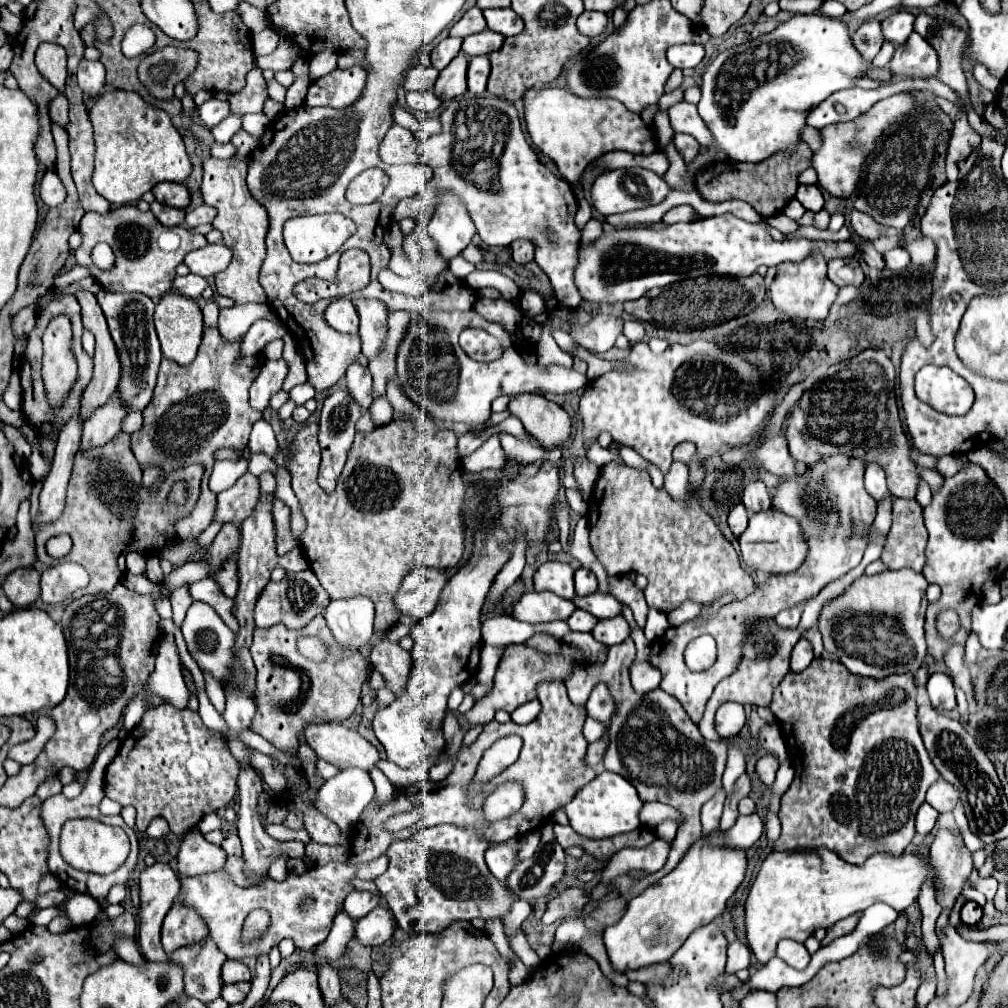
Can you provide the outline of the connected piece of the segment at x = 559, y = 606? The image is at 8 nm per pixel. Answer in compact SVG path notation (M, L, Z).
M528 591L516 603L512 617L526 623L550 623L556 619L566 621L576 611L572 601L566 601L550 591Z

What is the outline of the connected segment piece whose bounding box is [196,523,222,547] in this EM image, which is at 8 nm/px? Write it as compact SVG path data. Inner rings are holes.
M212 523L212 525L210 525L210 527L208 527L208 529L206 529L206 531L204 531L204 533L202 533L198 539L196 539L196 543L198 543L200 547L208 547L208 545L214 541L214 537L218 535L220 527L222 527L222 525L216 525L216 523Z

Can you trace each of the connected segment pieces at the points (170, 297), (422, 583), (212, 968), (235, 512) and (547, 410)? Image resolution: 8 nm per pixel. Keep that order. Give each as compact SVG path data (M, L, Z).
M168 291L156 305L154 311L154 325L156 325L156 333L160 339L160 347L162 347L162 355L178 365L188 365L194 361L200 341L202 341L202 311L196 305L196 301L188 299L188 297L180 297L180 293L172 293Z
M414 569L408 573L394 595L394 605L402 621L422 621L428 617L436 607L446 581L444 571L438 569Z
M210 935L200 943L192 943L182 949L176 949L170 957L176 963L180 963L186 971L184 993L188 997L196 997L204 1003L220 997L220 989L222 989L220 969L228 957L216 947Z
M244 473L232 487L218 493L214 521L222 525L232 523L240 529L242 521L254 513L258 499L260 499L260 479Z
M522 393L512 399L508 409L524 423L524 429L544 445L546 451L562 447L570 439L570 415L546 397Z

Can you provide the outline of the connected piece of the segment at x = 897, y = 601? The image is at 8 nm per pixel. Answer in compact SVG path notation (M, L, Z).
M912 569L858 577L842 597L824 605L820 613L818 627L824 649L836 655L852 673L864 677L880 679L892 673L918 671L926 657L926 587L924 575Z

